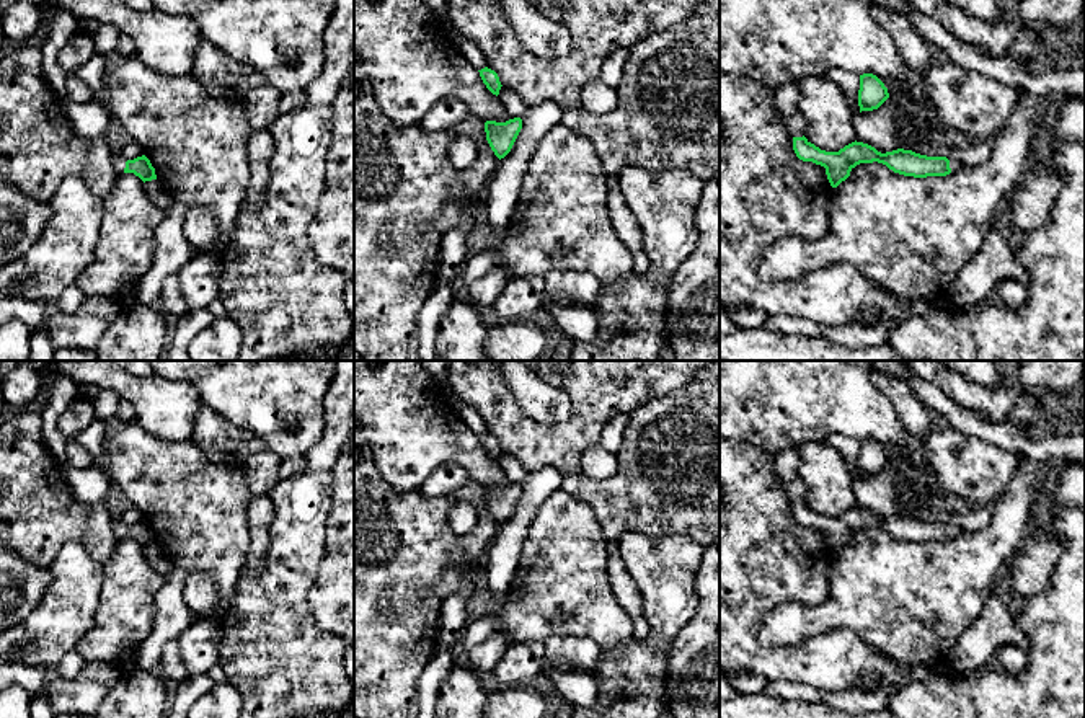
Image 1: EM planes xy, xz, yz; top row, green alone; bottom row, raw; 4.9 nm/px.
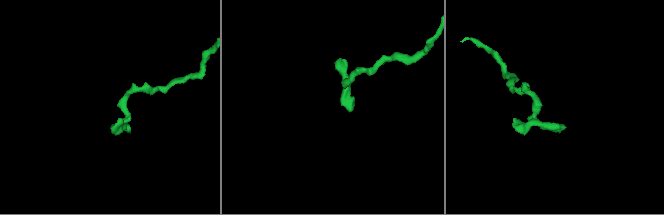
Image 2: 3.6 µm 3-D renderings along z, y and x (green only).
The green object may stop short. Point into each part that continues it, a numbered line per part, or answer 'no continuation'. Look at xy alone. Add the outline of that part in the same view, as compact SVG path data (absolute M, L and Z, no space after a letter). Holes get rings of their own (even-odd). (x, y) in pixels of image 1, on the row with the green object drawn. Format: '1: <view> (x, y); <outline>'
1: xy (118, 160); M121 153L113 155L113 168L117 175L124 175L126 158Z

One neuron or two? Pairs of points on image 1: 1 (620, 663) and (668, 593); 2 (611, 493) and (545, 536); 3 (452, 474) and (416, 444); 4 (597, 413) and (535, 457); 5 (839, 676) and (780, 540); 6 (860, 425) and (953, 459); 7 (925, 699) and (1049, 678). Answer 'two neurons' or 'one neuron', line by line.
1: one neuron
2: two neurons
3: two neurons
4: one neuron
5: one neuron
6: two neurons
7: one neuron

